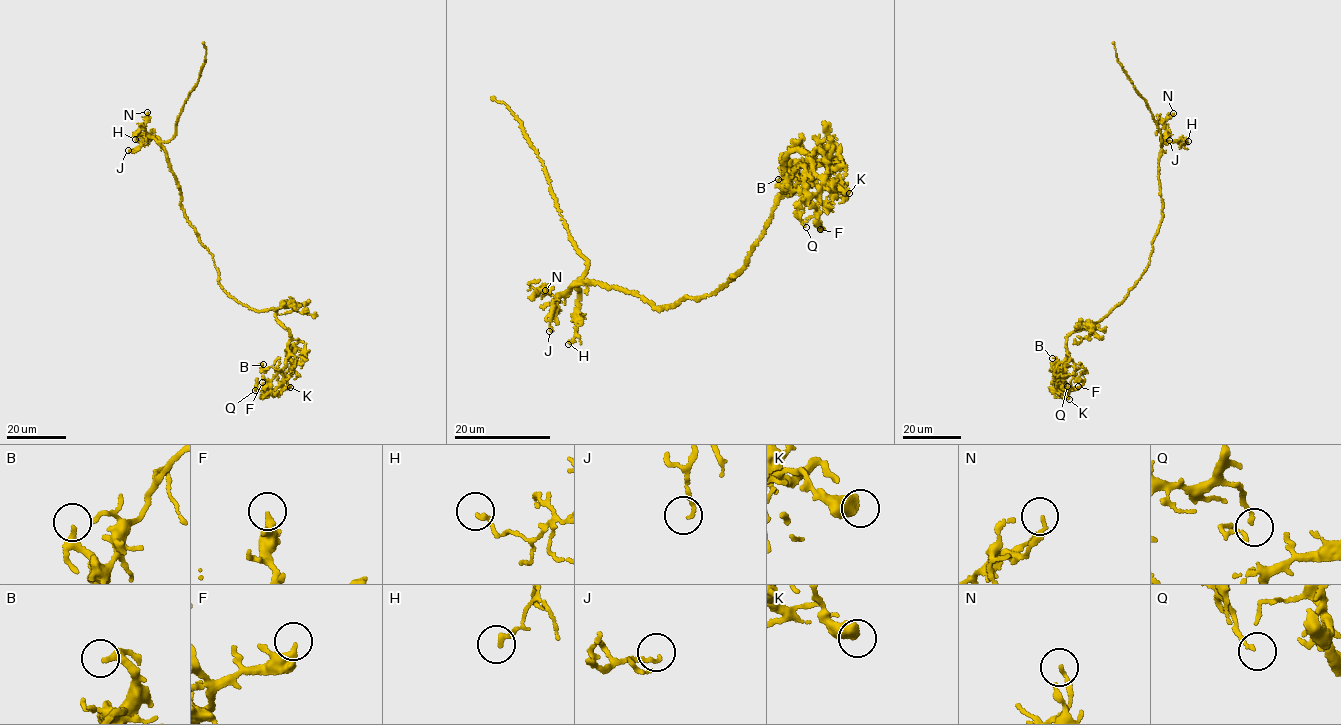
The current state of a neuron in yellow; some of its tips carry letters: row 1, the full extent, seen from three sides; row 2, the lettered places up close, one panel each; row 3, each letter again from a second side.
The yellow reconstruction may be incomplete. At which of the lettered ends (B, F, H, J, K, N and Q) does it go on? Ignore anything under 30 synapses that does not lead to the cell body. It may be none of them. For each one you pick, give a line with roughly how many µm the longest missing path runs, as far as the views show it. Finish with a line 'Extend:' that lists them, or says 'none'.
Extend: none

